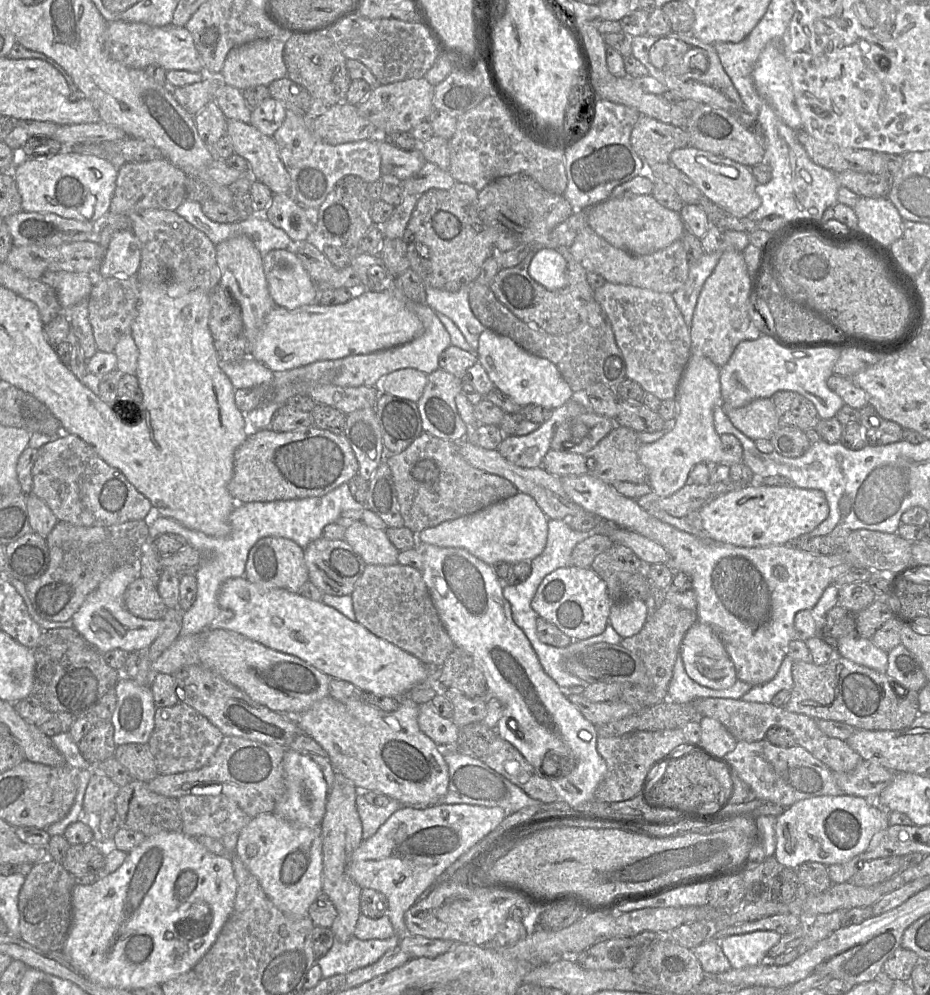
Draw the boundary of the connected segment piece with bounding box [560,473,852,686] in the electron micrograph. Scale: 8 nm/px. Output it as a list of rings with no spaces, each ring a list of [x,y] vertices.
[[[589,473],[567,475],[560,477],[560,480],[565,492],[586,511],[650,538],[666,550],[668,559],[665,564],[674,573],[684,572],[691,577],[696,595],[697,621],[714,630],[735,666],[737,679],[751,686],[764,684],[777,674],[787,655],[789,643],[798,638],[794,626],[795,615],[801,610],[812,610],[824,590],[852,569],[850,563],[837,554],[813,554],[792,544],[742,547],[695,536],[660,521],[645,511],[636,500]]]

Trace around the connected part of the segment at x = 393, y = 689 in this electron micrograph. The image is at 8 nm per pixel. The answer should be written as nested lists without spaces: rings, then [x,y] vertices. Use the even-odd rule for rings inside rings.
[[[237,577],[230,578],[222,584],[218,603],[219,618],[209,627],[235,631],[266,647],[296,656],[330,678],[349,682],[365,693],[400,699],[423,682],[429,674],[428,667],[410,653],[374,635],[362,624],[348,619],[323,601],[310,600],[301,593],[279,588],[265,588],[250,582],[246,577]]]

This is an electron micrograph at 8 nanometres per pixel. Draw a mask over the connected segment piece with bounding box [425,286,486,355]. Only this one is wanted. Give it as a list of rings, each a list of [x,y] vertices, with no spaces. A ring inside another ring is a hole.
[[[468,286],[457,292],[426,287],[425,304],[436,313],[441,313],[454,322],[476,355],[479,336],[486,327],[474,316],[470,308],[468,293]]]

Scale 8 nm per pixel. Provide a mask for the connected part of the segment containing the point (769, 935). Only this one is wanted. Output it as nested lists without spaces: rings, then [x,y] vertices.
[[[775,931],[735,934],[722,938],[720,946],[731,968],[741,969],[765,962],[768,951],[779,942],[781,936]]]

